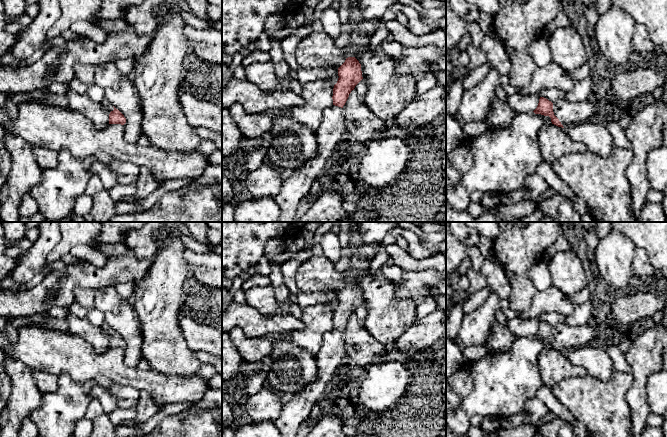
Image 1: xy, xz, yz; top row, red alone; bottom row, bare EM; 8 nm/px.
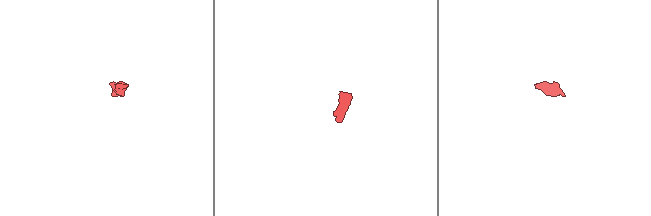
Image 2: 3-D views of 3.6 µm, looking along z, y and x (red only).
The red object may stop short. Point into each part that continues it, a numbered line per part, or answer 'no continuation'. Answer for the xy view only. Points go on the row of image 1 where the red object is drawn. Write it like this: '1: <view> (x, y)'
1: xy (106, 104)

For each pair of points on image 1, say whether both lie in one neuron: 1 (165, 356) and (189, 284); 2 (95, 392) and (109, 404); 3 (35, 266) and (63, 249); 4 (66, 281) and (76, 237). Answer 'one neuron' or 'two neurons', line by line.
1: two neurons
2: one neuron
3: two neurons
4: two neurons

